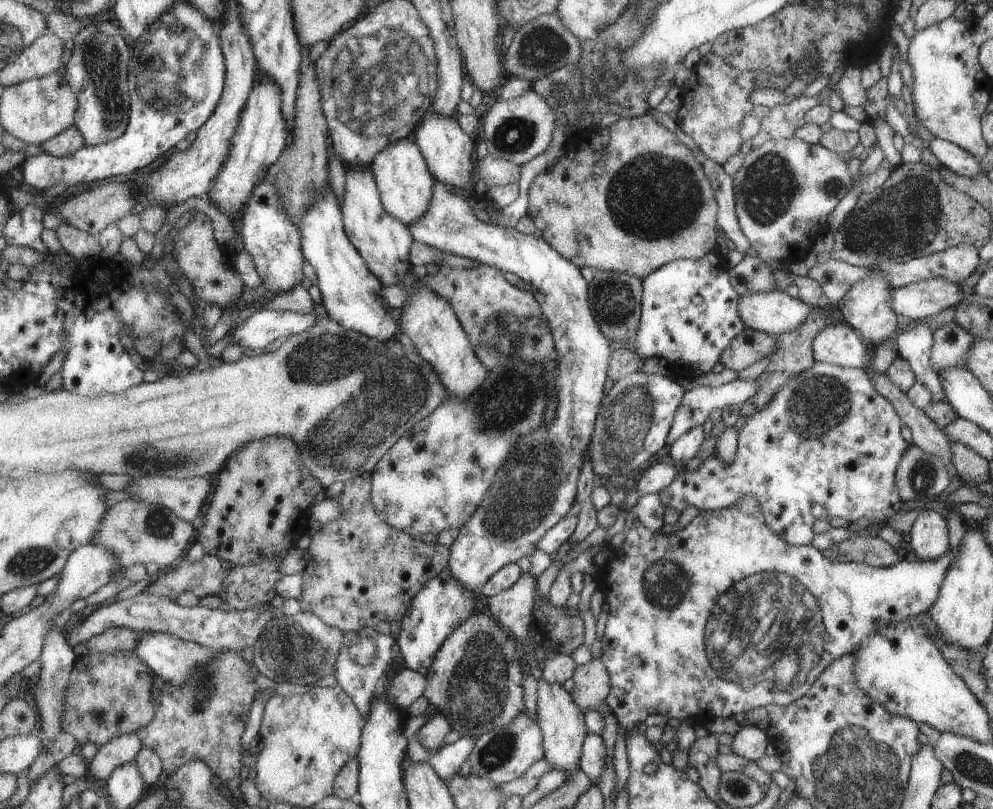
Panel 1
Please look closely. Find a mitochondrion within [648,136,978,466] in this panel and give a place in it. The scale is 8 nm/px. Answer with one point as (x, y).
(906, 220)

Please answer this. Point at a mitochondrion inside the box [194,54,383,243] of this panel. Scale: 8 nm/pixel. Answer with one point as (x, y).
(296, 189)

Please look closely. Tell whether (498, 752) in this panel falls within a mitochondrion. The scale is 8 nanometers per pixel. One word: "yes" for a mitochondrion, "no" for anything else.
yes

